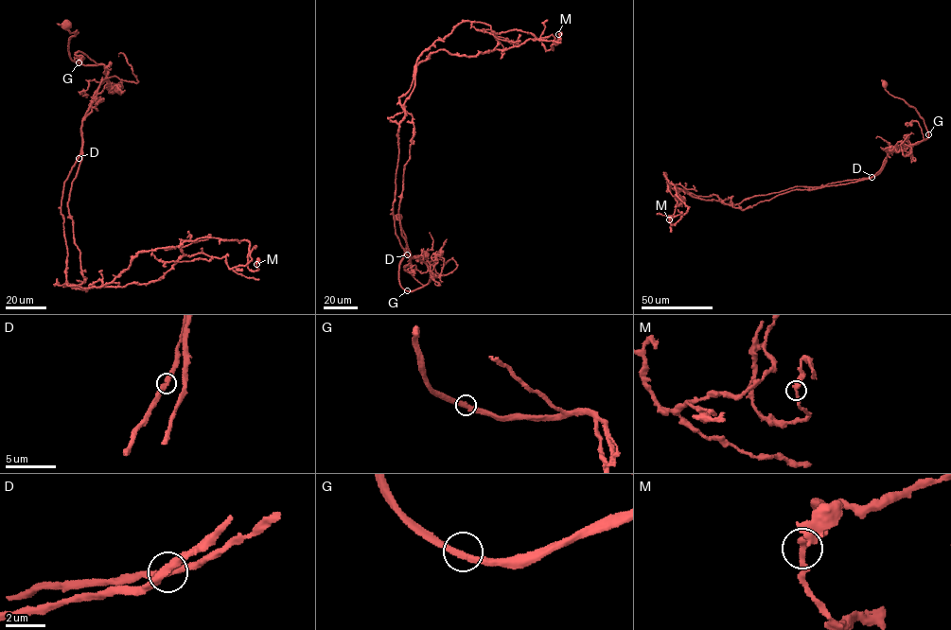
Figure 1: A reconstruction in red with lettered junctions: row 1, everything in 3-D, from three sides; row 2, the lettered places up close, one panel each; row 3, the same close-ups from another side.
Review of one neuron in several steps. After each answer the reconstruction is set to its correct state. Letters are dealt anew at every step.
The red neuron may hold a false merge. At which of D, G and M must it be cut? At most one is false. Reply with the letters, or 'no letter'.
G

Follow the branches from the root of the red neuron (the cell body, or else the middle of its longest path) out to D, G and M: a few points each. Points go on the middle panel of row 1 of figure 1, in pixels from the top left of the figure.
D: (397, 217), (406, 241), (399, 281), (413, 290), (428, 283), (430, 271), (407, 254)
G: (397, 217), (406, 241), (399, 281), (407, 290)
M: (397, 217), (413, 290), (430, 271), (393, 202), (423, 52), (464, 21), (547, 50), (558, 34)

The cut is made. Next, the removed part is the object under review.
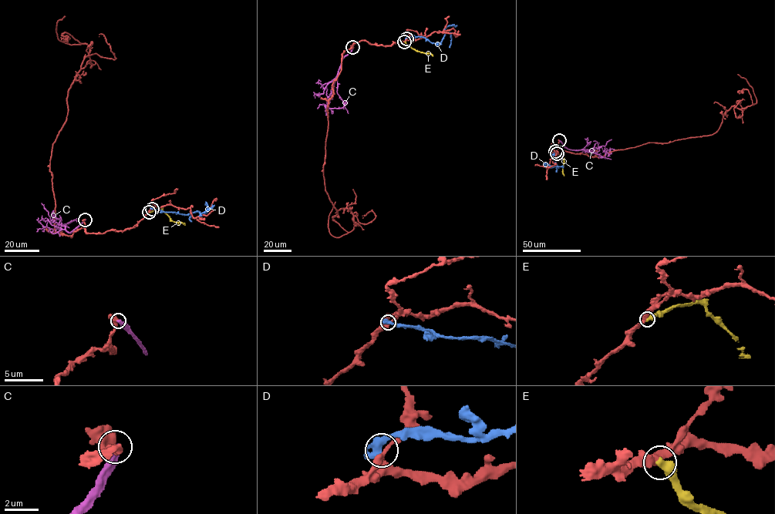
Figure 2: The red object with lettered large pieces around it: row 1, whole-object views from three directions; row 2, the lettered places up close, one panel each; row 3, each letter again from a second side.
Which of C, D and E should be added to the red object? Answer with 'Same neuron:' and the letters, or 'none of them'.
Same neuron: none of them

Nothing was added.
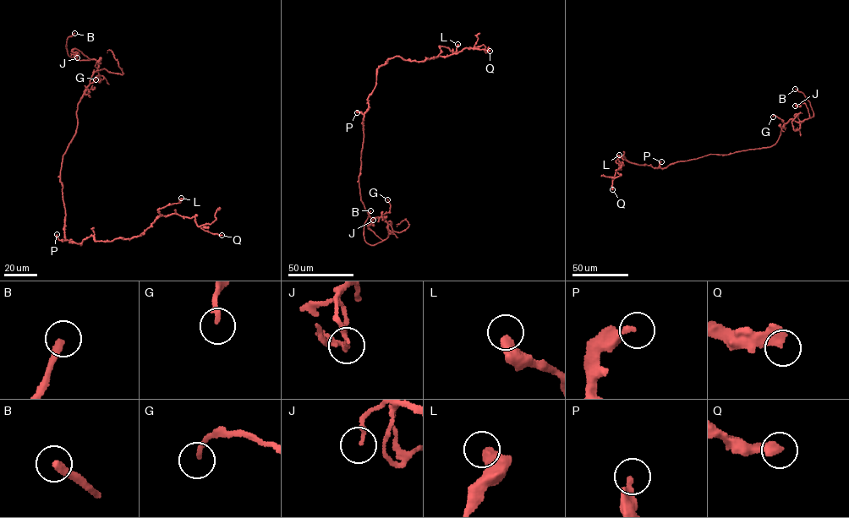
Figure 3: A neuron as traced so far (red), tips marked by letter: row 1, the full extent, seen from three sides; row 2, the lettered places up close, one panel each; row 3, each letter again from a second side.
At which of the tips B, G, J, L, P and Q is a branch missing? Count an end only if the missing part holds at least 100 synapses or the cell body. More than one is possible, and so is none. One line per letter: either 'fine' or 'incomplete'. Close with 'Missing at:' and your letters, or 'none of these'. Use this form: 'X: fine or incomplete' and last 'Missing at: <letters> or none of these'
B: incomplete
G: fine
J: fine
L: fine
P: fine
Q: fine
Missing at: B

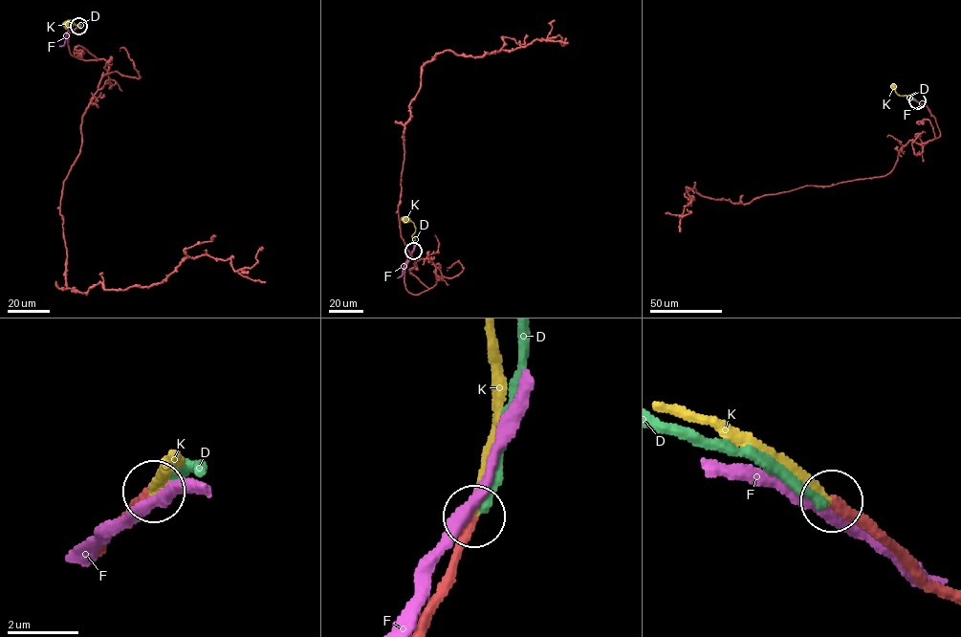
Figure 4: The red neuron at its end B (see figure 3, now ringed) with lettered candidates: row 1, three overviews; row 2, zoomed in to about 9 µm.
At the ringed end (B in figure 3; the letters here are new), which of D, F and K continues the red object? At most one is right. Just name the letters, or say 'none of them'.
K

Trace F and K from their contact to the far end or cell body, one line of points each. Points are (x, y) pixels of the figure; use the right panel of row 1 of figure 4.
F: (916, 100), (927, 106), (931, 116)
K: (916, 100), (898, 95), (894, 86)

